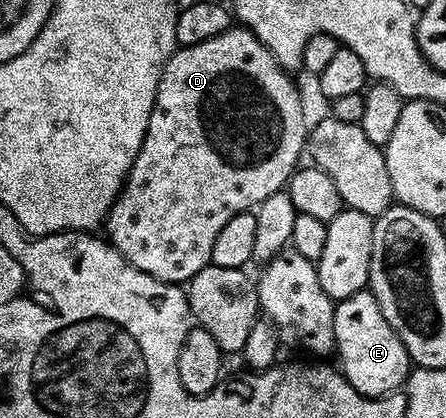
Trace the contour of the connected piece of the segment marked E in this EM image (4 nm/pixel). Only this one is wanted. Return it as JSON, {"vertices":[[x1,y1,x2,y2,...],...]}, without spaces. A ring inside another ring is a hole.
{"vertices":[[370,289,357,292,344,302,335,302,333,332,341,373,364,398,383,398,396,393,406,383,413,369,411,357,405,344,401,344,401,336,397,336,389,320,385,320]]}

